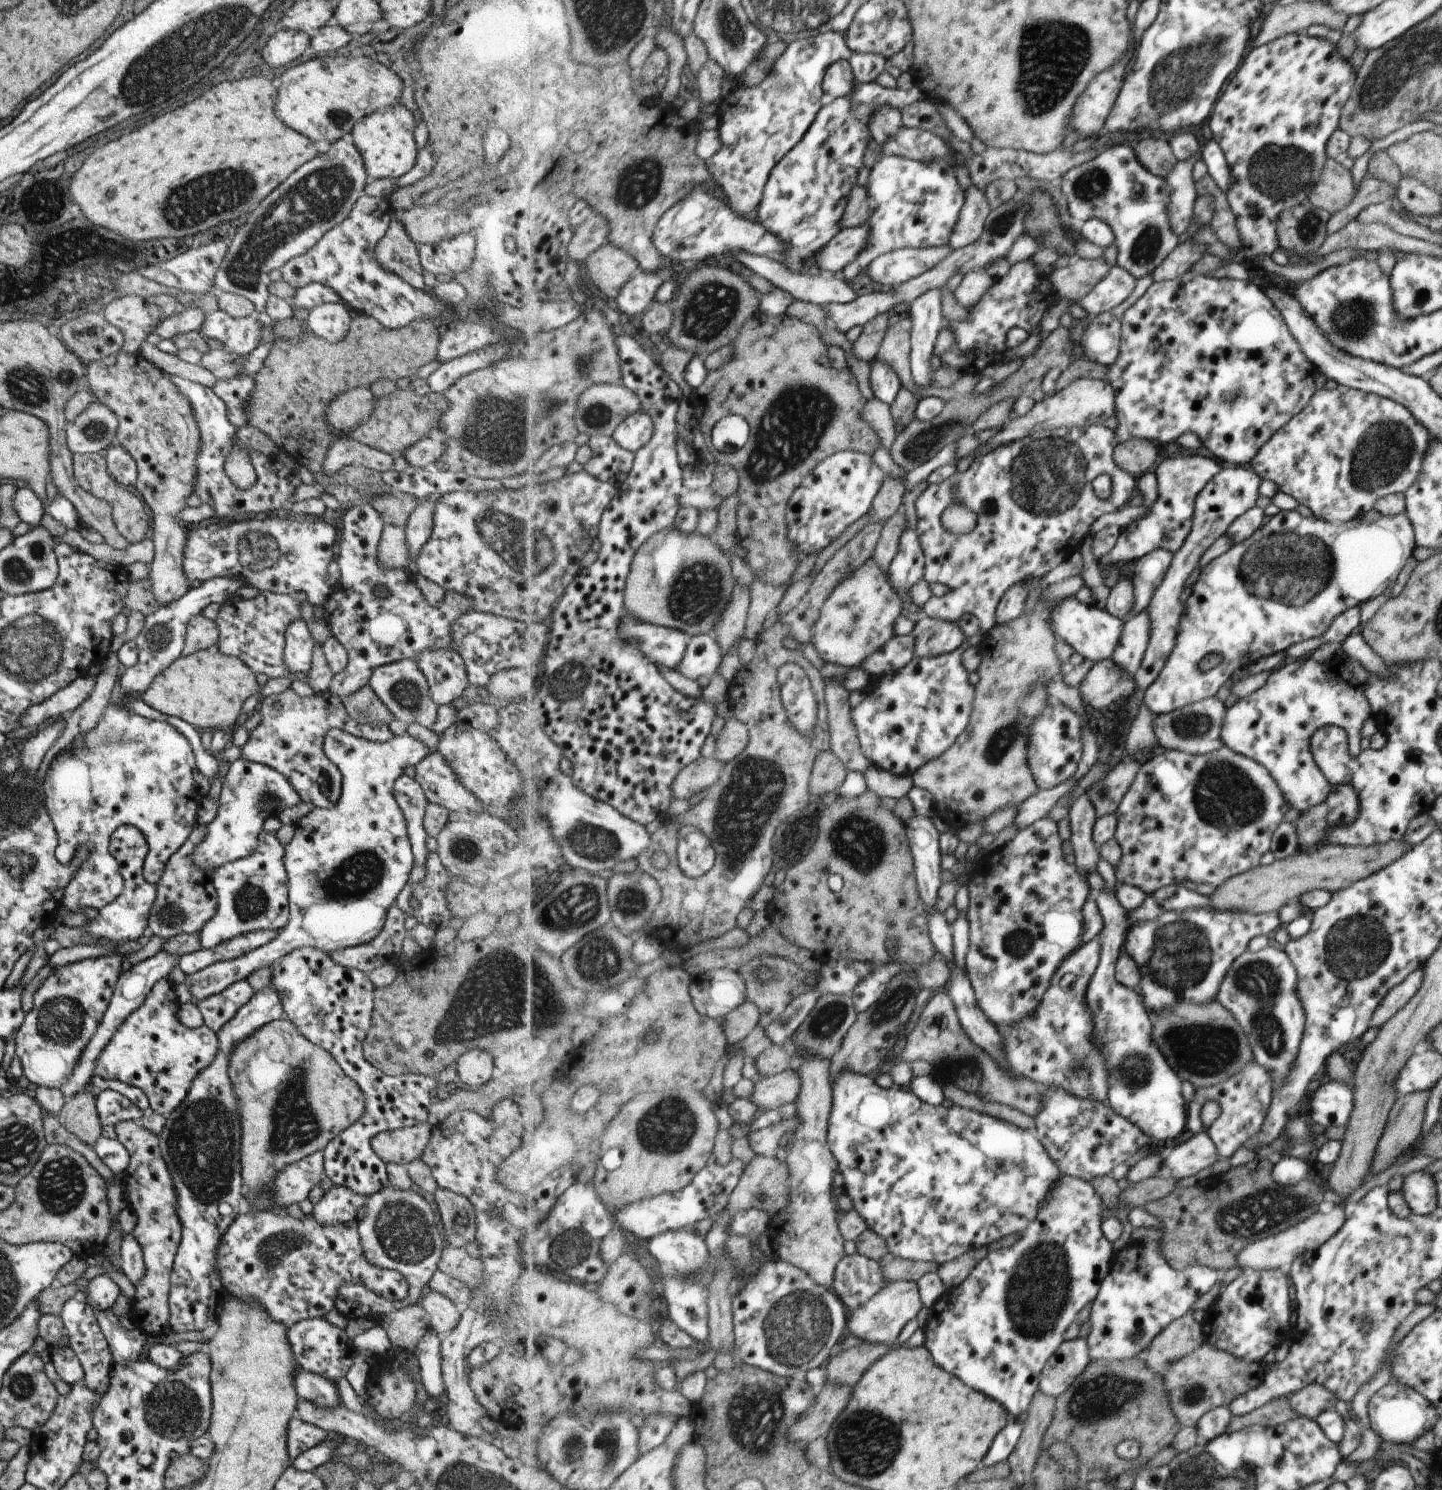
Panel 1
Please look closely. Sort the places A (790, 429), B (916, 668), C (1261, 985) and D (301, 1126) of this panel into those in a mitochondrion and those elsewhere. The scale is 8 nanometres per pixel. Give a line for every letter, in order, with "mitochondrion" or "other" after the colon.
A: mitochondrion
B: other
C: mitochondrion
D: mitochondrion

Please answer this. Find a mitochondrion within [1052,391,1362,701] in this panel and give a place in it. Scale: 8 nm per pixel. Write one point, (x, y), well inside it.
(1290, 567)

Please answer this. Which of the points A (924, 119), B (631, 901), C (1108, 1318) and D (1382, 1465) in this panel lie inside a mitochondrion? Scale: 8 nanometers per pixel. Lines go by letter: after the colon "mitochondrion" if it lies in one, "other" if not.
A: other
B: mitochondrion
C: other
D: other

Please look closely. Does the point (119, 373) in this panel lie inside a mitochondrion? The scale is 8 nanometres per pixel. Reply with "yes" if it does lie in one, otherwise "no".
no

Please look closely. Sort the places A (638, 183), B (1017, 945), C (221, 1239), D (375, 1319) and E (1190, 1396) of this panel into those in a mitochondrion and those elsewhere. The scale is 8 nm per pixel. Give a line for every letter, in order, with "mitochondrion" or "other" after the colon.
A: mitochondrion
B: mitochondrion
C: other
D: other
E: mitochondrion

